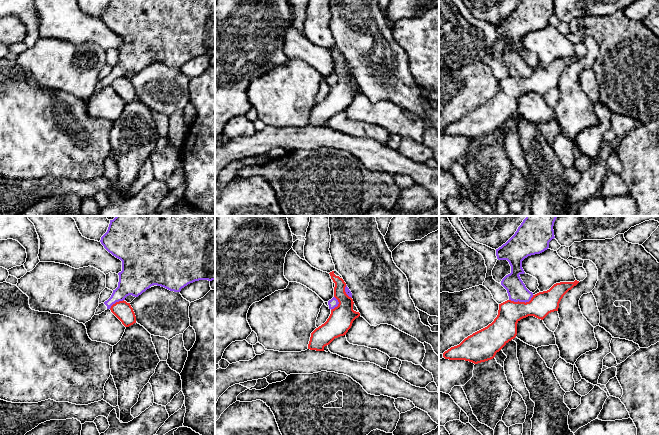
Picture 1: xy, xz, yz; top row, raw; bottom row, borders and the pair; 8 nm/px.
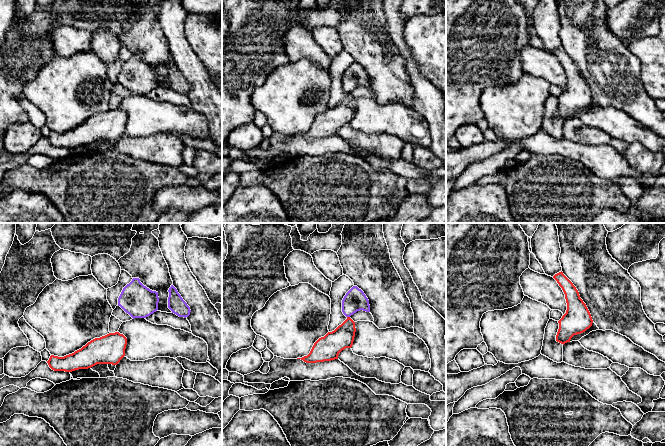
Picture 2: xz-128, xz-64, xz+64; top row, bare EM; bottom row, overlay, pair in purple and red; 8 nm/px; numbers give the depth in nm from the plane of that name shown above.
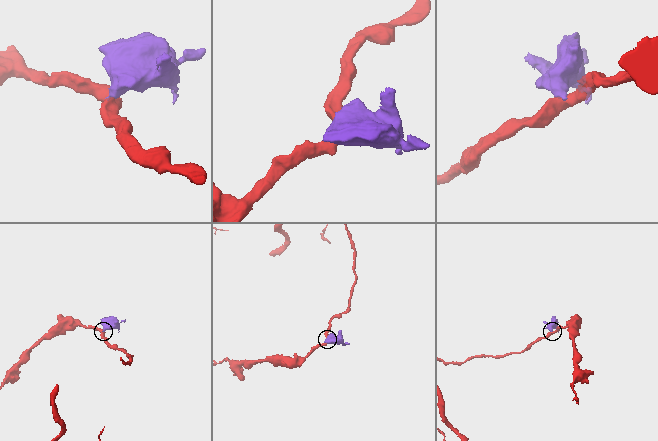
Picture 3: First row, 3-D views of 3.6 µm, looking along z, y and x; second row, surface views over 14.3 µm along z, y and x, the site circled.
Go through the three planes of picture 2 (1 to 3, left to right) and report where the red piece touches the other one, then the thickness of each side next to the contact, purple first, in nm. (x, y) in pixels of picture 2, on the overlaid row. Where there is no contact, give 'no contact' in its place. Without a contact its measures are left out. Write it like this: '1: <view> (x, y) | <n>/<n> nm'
1: no contact
2: xz-64 (348, 316) | 180/180 nm
3: no contact

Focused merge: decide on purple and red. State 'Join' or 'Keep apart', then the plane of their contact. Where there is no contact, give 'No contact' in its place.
Keep apart. Touches purple in yz

